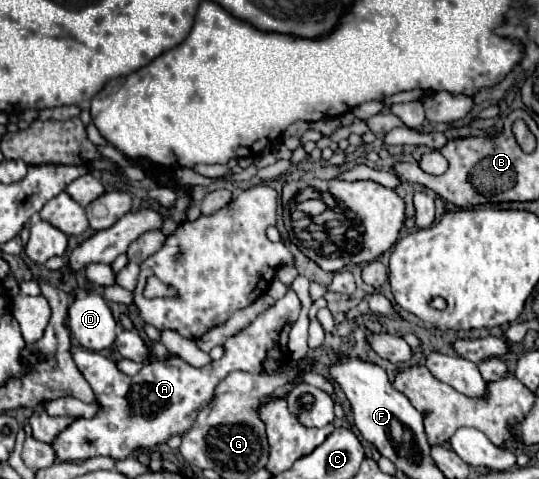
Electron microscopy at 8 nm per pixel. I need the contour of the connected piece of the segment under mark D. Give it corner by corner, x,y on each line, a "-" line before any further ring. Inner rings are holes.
87,292
75,298
69,308
67,326
87,350
105,350
115,342
117,320
101,294

